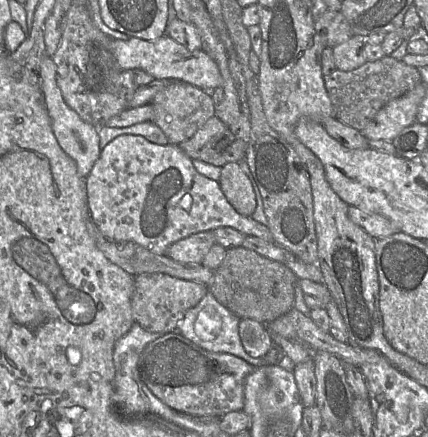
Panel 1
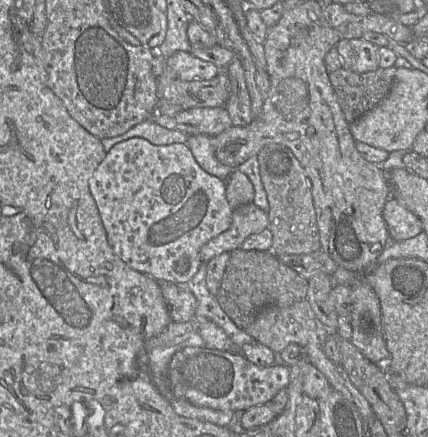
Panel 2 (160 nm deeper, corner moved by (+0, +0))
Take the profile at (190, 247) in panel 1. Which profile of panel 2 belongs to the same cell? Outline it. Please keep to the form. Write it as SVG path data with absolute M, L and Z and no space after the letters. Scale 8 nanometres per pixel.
M253 202L238 207L233 210L230 227L202 246L202 262L209 261L223 252L239 249L248 236L262 232L268 225L268 213Z

